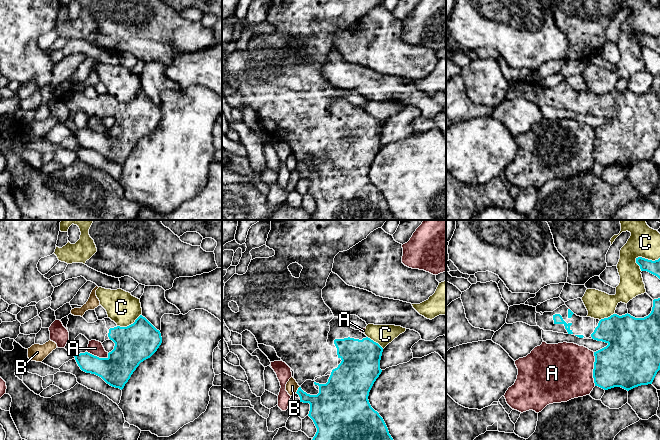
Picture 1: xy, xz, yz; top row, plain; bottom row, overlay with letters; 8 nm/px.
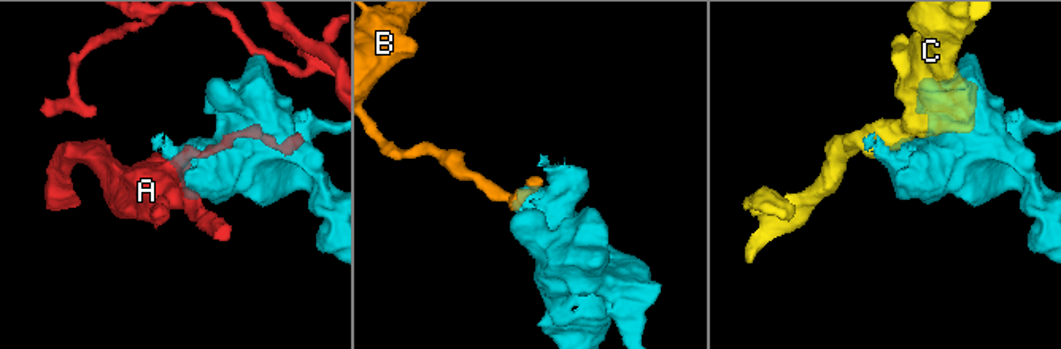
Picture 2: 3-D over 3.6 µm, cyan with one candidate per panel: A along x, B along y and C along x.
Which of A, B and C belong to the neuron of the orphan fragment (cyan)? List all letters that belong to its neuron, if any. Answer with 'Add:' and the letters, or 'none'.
Add: none

